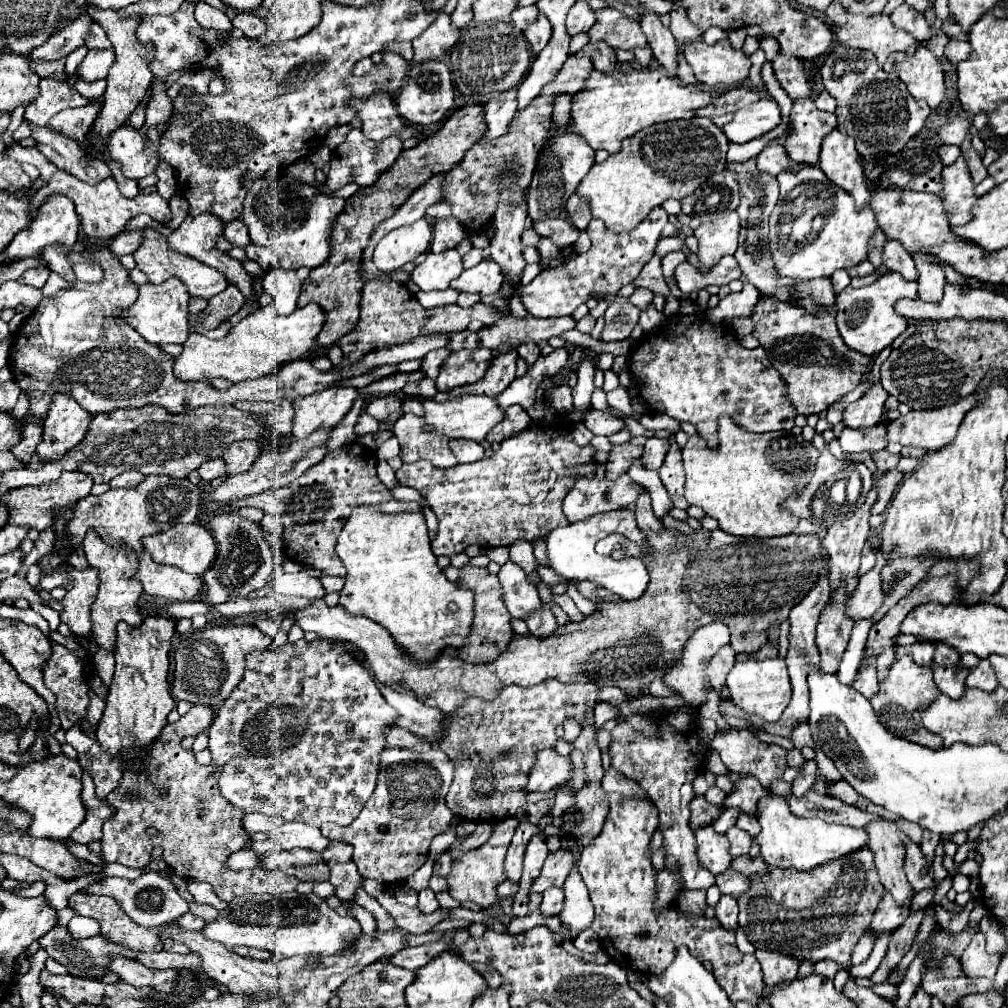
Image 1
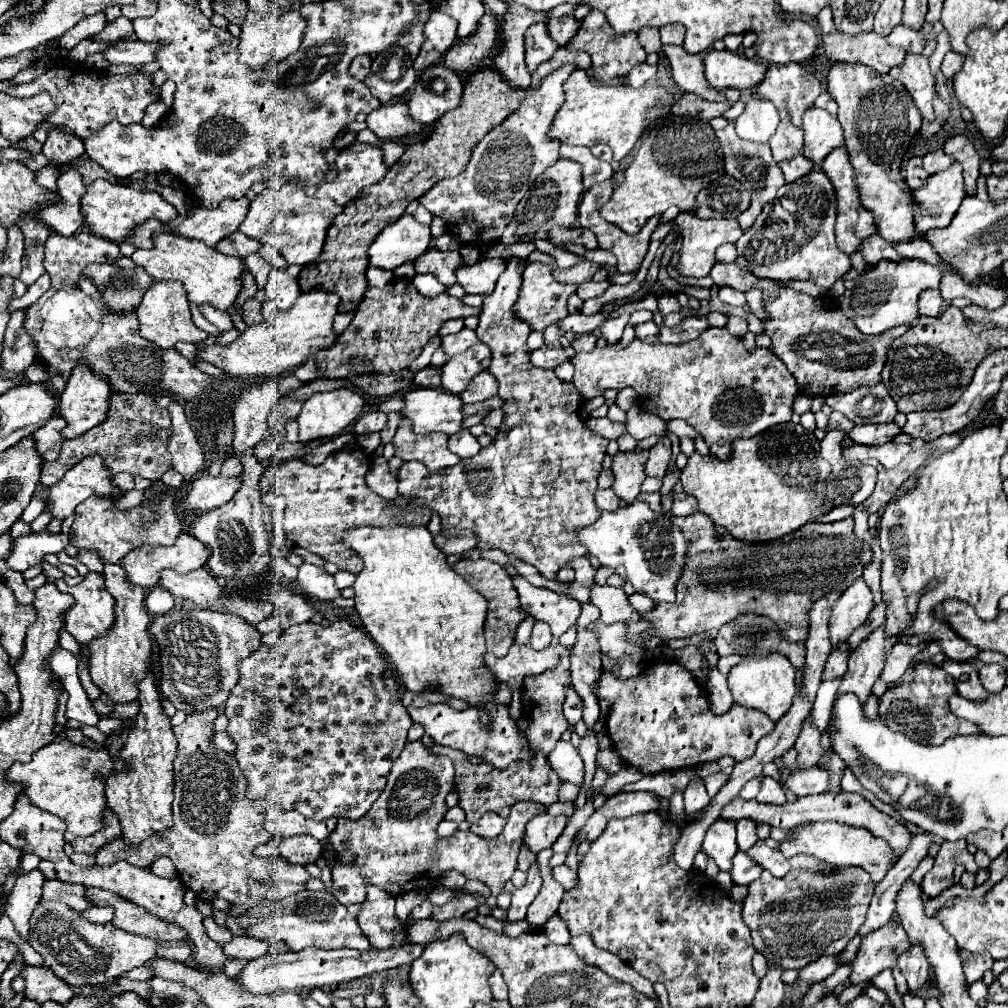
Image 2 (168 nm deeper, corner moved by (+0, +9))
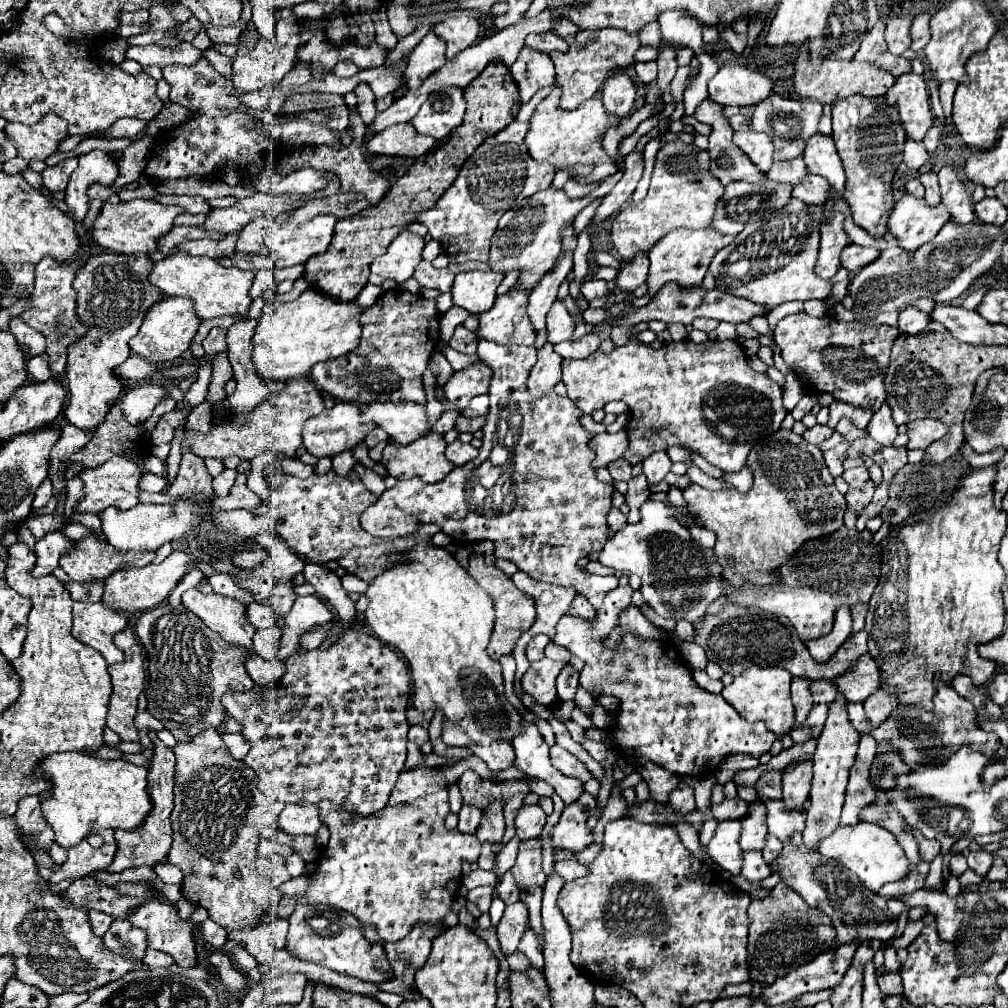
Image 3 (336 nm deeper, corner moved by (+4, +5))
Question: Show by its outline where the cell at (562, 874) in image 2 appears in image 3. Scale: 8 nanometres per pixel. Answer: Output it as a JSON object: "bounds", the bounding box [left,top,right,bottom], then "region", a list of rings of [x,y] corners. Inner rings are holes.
{"bounds":[556,856,588,880],"region":[[[574,856],[568,858],[568,860],[556,862],[556,870],[564,880],[576,880],[576,878],[582,878],[582,876],[588,874],[588,866],[580,864]]]}

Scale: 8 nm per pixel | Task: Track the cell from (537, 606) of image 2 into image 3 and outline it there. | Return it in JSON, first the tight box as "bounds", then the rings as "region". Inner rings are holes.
{"bounds":[554,576,776,776],"region":[[[620,576],[620,586],[606,594],[604,604],[598,608],[598,616],[594,620],[584,620],[578,616],[562,616],[558,622],[558,634],[554,638],[556,644],[568,648],[574,656],[582,658],[586,662],[584,670],[580,672],[580,684],[590,694],[612,694],[620,698],[620,716],[616,720],[616,730],[612,732],[614,742],[632,756],[642,756],[646,760],[658,762],[661,767],[673,774],[681,776],[701,776],[710,774],[718,768],[718,764],[734,752],[744,752],[754,758],[760,758],[764,752],[770,750],[776,736],[766,730],[766,724],[762,722],[746,722],[738,712],[720,696],[710,694],[702,690],[694,678],[692,670],[686,668],[680,662],[678,648],[670,646],[670,640],[640,640],[634,632],[622,630],[618,650],[608,648],[606,640],[612,636],[612,632],[618,632],[620,614],[630,606],[632,588],[628,582],[628,576]]]}

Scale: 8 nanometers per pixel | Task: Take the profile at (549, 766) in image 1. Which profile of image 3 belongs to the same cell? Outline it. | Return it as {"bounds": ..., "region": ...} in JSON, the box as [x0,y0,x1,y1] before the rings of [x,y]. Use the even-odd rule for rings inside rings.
{"bounds":[550,746,592,782],"region":[[[552,746],[550,748],[550,758],[552,758],[552,764],[564,776],[578,776],[578,780],[582,780],[582,782],[588,782],[592,778],[588,768],[576,756],[572,756],[568,750],[564,750],[560,746]]]}

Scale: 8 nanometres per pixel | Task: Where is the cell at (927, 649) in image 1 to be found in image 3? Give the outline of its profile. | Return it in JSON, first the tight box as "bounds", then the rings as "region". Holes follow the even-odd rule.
{"bounds":[834,654,882,702],"region":[[[870,654],[860,656],[860,660],[848,668],[842,676],[834,678],[838,692],[846,698],[846,702],[864,702],[872,692],[882,684],[878,676],[878,666]]]}

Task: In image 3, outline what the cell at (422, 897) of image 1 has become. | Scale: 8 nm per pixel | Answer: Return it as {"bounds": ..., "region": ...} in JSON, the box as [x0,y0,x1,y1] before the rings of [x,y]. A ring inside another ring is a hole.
{"bounds":[378,928,442,1000],"region":[[[414,928],[406,940],[400,940],[398,944],[386,944],[390,966],[394,968],[394,978],[386,984],[378,984],[382,990],[400,994],[404,1000],[416,1000],[420,996],[414,974],[426,964],[432,938],[436,938],[442,928]]]}

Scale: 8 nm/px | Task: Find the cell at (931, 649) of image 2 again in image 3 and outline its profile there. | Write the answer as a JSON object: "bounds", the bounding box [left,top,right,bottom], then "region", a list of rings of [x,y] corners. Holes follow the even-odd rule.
{"bounds":[864,690,896,728],"region":[[[878,690],[872,696],[868,696],[866,702],[864,702],[866,720],[870,722],[872,728],[878,728],[890,716],[890,712],[894,710],[894,706],[896,706],[896,698],[892,694],[888,696],[886,692]]]}

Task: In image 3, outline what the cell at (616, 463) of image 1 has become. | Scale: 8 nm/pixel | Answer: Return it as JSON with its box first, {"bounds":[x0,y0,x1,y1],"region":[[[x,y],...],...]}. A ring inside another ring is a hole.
{"bounds":[626,476,650,524],"region":[[[636,476],[628,482],[628,496],[626,496],[626,504],[630,506],[630,514],[628,514],[628,522],[630,524],[638,524],[640,522],[640,506],[650,498],[650,490],[648,490],[648,482],[646,476]]]}

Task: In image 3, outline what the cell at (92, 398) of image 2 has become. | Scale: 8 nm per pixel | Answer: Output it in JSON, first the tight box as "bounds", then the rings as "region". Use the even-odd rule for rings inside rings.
{"bounds":[66,252,166,430],"region":[[[100,252],[96,256],[90,256],[78,270],[76,278],[72,282],[78,298],[76,298],[76,308],[78,308],[78,318],[84,326],[88,326],[88,332],[74,344],[68,346],[68,366],[66,366],[66,378],[68,378],[68,404],[66,404],[66,418],[70,424],[74,424],[80,430],[92,430],[96,428],[106,412],[118,402],[120,392],[124,388],[124,380],[116,374],[116,368],[130,356],[130,346],[128,340],[138,332],[146,312],[162,300],[166,294],[158,292],[148,280],[148,274],[152,272],[152,260],[142,254],[142,256],[122,256],[114,252]]]}

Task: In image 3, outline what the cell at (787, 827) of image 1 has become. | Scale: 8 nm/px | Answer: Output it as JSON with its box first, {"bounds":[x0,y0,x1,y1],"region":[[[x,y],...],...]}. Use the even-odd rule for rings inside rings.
{"bounds":[818,822,910,894],"region":[[[858,822],[856,826],[840,826],[832,836],[828,836],[826,840],[822,840],[822,844],[818,846],[818,852],[824,854],[824,856],[828,856],[828,858],[840,860],[874,894],[886,882],[900,880],[910,870],[910,860],[906,858],[906,854],[902,850],[902,846],[898,844],[896,836],[890,834],[884,828],[878,828],[876,824],[866,824],[866,822]]]}

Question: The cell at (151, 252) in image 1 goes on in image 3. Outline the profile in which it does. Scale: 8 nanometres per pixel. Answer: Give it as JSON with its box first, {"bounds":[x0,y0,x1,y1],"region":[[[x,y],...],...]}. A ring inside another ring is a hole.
{"bounds":[150,252,254,320],"region":[[[178,252],[160,262],[154,262],[154,270],[150,274],[152,286],[160,288],[168,296],[182,296],[194,300],[194,310],[200,320],[216,318],[216,316],[240,316],[246,318],[248,308],[252,304],[250,286],[254,282],[254,272],[244,272],[240,268],[224,268],[214,258],[208,256],[190,256]]]}

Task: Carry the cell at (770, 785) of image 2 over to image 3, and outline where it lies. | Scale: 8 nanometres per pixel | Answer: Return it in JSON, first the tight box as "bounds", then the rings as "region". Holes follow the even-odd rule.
{"bounds":[762,800,806,842],"region":[[[762,800],[768,810],[768,832],[780,838],[782,842],[788,842],[792,834],[804,830],[806,816],[800,812],[788,812],[780,800]]]}

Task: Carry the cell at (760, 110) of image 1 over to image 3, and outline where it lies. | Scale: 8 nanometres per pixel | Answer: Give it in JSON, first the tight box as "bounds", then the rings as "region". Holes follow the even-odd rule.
{"bounds":[734,132,772,174],"region":[[[734,132],[734,144],[752,160],[752,164],[762,172],[768,174],[772,168],[772,140],[766,134],[760,132]]]}

